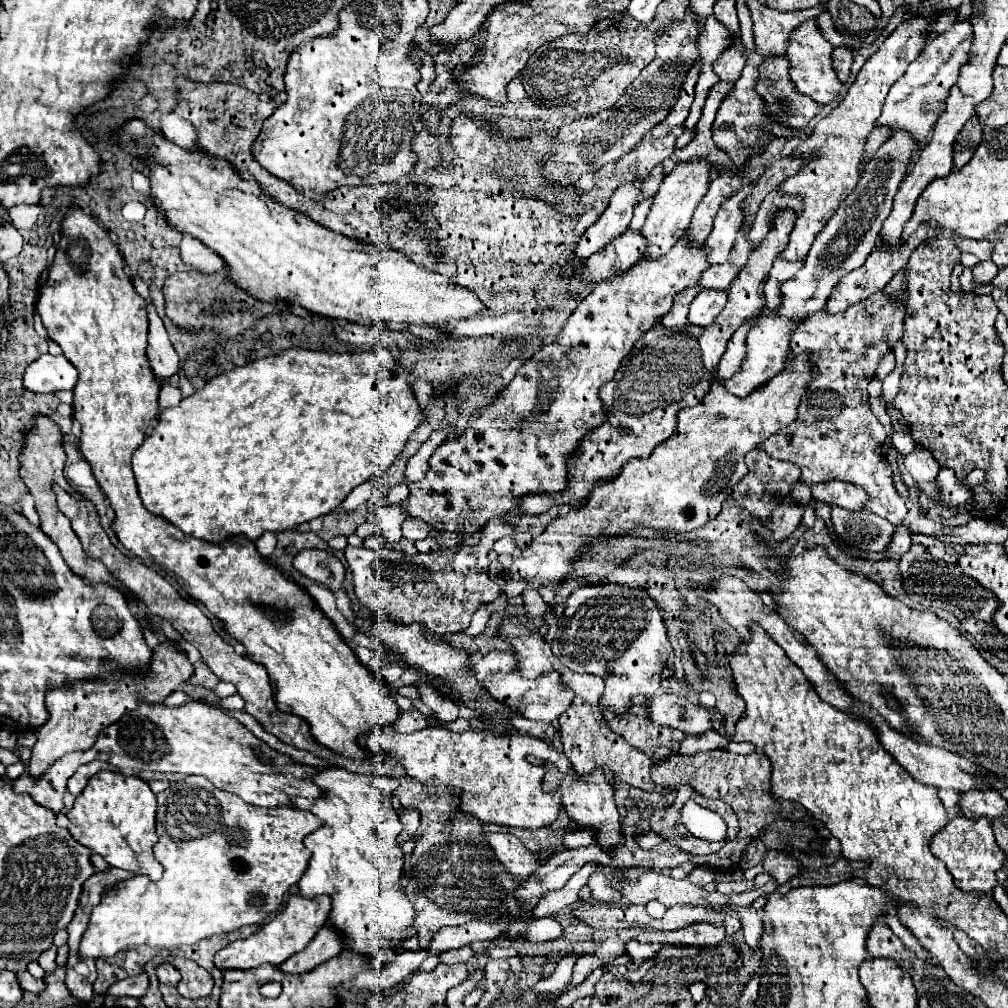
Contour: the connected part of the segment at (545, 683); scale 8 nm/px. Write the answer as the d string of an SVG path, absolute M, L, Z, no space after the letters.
M516 671L506 673L506 675L488 675L488 679L484 679L484 689L500 703L518 709L526 719L538 719L544 723L550 723L554 719L558 719L562 715L562 711L568 707L570 699L570 691L564 687L562 677L558 671L550 671L550 673L542 673L536 679L522 679Z

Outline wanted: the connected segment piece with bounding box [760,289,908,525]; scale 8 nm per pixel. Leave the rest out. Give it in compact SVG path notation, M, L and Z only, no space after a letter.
M884 289L862 303L850 305L842 313L826 313L826 309L822 309L808 315L800 327L792 331L790 341L796 351L816 351L820 377L808 385L798 407L796 423L790 423L772 435L768 443L760 445L770 457L796 463L802 469L802 481L806 485L840 479L866 489L870 495L866 509L894 525L906 519L908 507L894 487L888 459L876 453L876 447L886 439L886 431L870 411L866 387L884 351L892 351L894 343L902 339L904 317L906 305L892 299Z

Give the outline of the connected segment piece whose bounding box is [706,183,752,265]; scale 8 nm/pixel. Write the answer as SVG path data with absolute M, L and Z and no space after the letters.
M752 183L742 185L742 189L736 195L732 195L728 201L722 203L722 207L716 215L716 221L714 221L714 229L706 241L710 265L718 265L718 263L728 261L728 253L734 245L736 233L740 231L740 223L744 217L742 203L750 191L752 191Z

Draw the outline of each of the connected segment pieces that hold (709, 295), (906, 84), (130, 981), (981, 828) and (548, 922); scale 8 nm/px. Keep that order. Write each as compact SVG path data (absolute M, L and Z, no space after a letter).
M702 289L696 295L696 299L692 301L692 305L690 305L688 321L692 325L700 325L700 327L712 325L716 315L722 311L726 299L728 299L726 291L720 291L720 289Z
M954 21L950 29L944 33L938 33L938 37L932 37L928 47L920 53L920 59L912 61L906 69L906 73L890 87L886 103L882 107L880 125L890 125L892 131L904 129L912 133L912 137L920 143L928 137L932 131L932 125L936 123L940 111L944 109L944 99L948 97L948 87L956 83L956 75L960 69L960 63L968 59L968 47L974 39L972 23L966 21Z
M140 973L136 977L128 977L128 979L122 979L118 983L114 983L108 993L114 995L114 997L144 997L144 993L148 993L150 989L150 981L148 981L148 975L146 973Z
M964 815L954 817L944 829L940 829L932 841L930 851L944 861L954 877L954 883L962 891L988 893L996 885L996 871L1002 867L1006 853L998 847L988 819L966 819Z
M544 917L540 919L540 929L534 923L534 929L528 929L524 933L524 937L528 941L550 941L550 939L558 939L562 935L562 927L558 921L554 921L552 917Z

